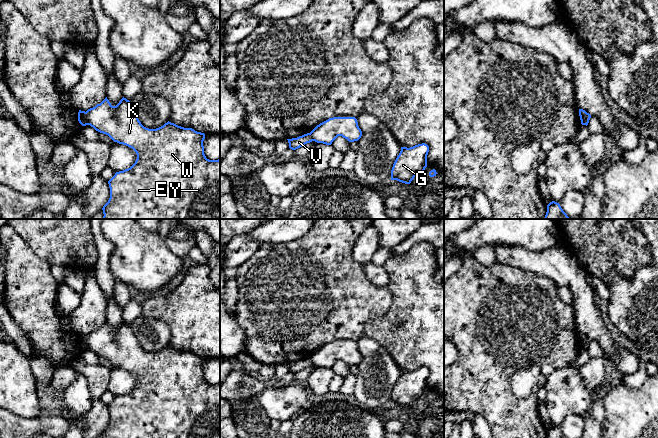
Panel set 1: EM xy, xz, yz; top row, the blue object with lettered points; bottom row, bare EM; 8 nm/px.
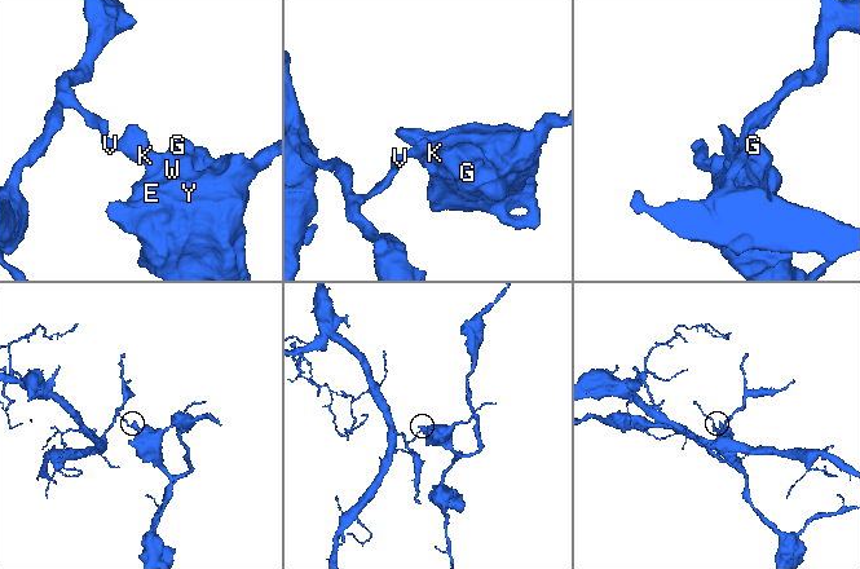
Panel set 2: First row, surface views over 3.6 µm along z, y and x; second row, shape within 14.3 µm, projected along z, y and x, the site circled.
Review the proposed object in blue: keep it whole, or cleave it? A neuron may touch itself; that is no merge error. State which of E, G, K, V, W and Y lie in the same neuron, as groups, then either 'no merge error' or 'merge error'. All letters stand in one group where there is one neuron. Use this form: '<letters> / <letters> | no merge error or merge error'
E G K W Y / V | merge error

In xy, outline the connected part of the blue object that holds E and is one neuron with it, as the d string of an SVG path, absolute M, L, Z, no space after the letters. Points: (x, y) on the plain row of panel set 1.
M106 321L100 328L88 333L86 337L88 349L93 351L96 355L108 359L114 366L132 372L137 378L137 383L130 392L116 396L108 405L110 422L102 432L103 438L220 438L220 383L209 384L206 382L203 370L203 365L205 363L204 357L197 356L192 352L178 350L169 345L156 353L146 352L139 345L130 325L124 321L116 330L112 330Z

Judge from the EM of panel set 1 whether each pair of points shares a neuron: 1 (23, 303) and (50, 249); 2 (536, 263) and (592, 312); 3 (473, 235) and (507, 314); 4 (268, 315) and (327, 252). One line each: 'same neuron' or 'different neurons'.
1: different neurons
2: same neuron
3: different neurons
4: same neuron

